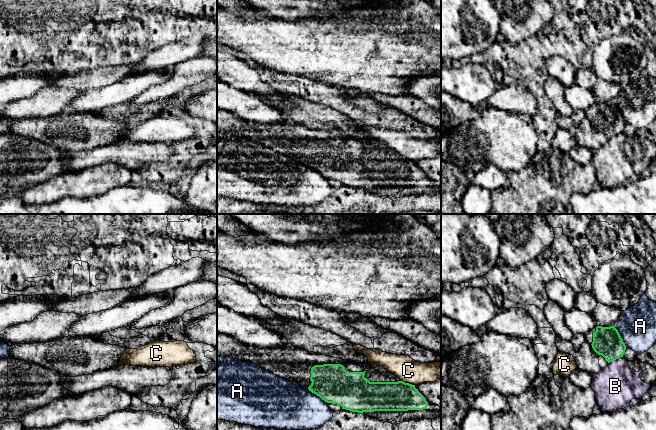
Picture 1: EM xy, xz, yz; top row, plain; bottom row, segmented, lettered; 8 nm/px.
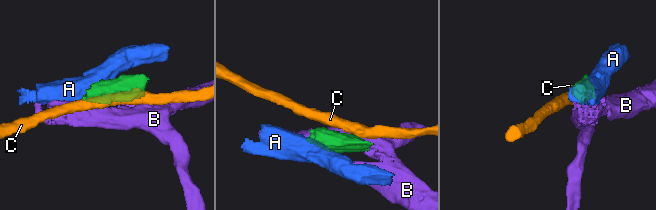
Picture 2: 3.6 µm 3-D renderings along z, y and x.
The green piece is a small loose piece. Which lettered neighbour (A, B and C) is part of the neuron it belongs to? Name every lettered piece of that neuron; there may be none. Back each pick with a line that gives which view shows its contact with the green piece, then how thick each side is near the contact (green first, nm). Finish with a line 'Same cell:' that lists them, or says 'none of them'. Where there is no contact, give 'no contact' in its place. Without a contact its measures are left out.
Same cell: none of them

